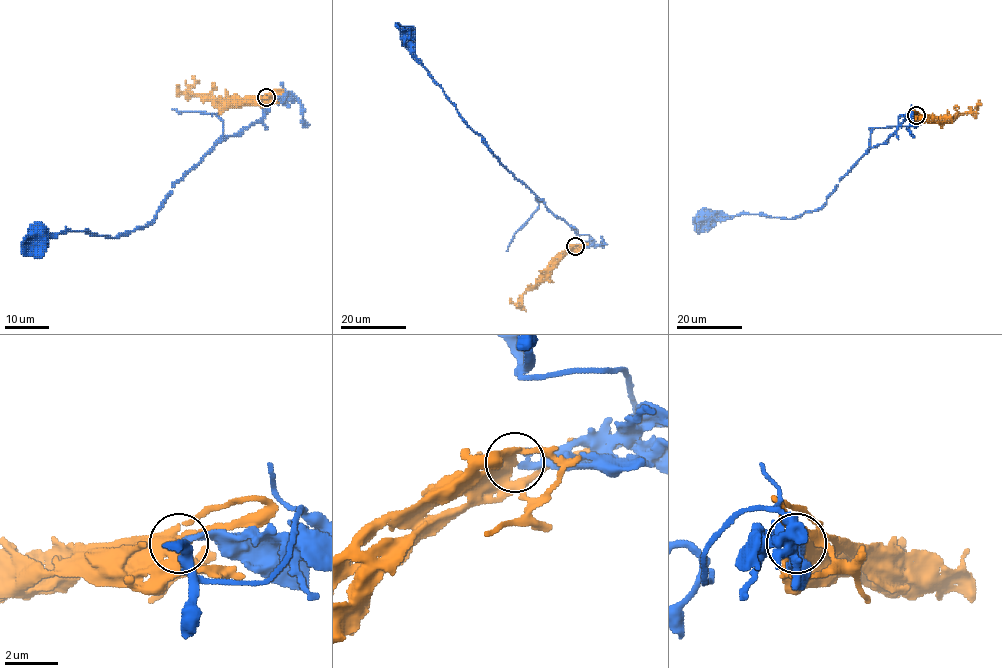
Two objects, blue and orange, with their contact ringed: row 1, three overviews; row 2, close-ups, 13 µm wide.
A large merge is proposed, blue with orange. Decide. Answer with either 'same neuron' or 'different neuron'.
same neuron

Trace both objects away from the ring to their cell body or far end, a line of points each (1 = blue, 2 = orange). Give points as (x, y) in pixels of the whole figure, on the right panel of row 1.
1: (916, 115), (910, 111), (905, 120), (898, 118), (895, 132), (870, 148), (814, 211), (791, 218), (705, 215)
2: (916, 115), (929, 119), (955, 117), (975, 111), (979, 100)

